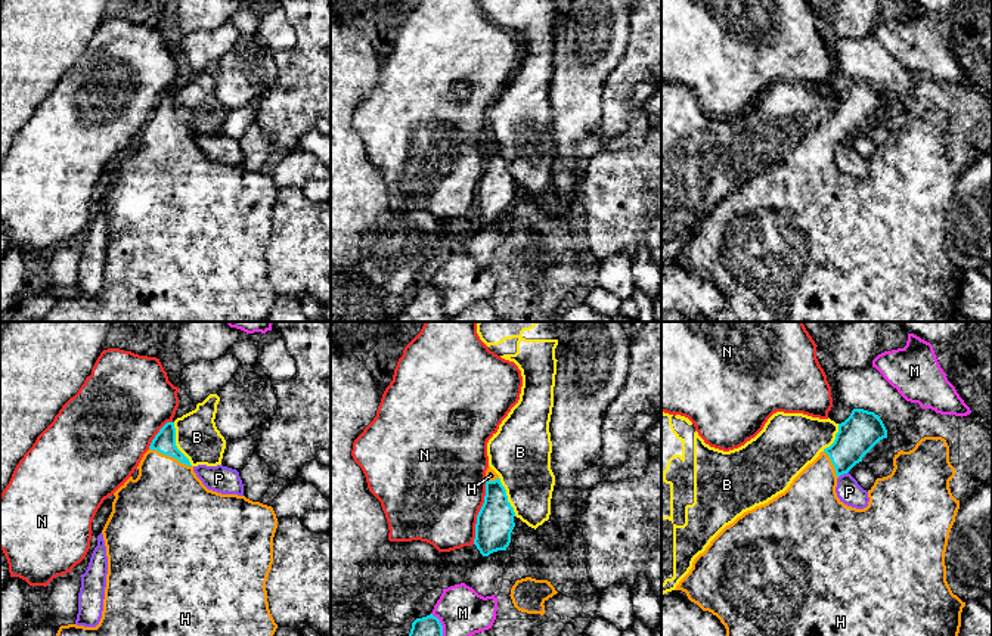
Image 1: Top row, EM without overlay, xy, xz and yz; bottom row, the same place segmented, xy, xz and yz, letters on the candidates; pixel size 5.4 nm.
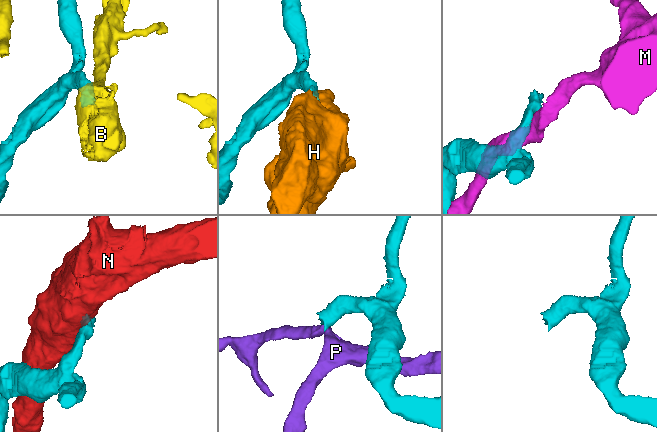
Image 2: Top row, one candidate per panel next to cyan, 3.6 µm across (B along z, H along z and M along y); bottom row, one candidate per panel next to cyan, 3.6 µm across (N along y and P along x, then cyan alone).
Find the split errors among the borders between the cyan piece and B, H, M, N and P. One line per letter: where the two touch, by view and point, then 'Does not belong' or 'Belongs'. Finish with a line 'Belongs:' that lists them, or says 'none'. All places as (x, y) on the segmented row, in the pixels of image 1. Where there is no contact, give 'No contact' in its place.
B: Touches cyan at xy (174, 444). Does not belong
H: Touches cyan at xy (170, 455). Belongs
M: Touches cyan at xz (440, 624). Does not belong
N: Touches cyan at xz (479, 512). Does not belong
P: Touches cyan at yz (843, 472). Does not belong
Belongs: H

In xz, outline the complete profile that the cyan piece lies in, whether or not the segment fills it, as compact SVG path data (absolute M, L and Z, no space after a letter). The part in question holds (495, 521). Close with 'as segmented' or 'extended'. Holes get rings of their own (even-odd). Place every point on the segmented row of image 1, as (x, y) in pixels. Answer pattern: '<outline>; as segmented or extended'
M489 466L486 471L484 503L477 515L474 545L483 556L506 550L515 527L514 508L499 475Z; extended

